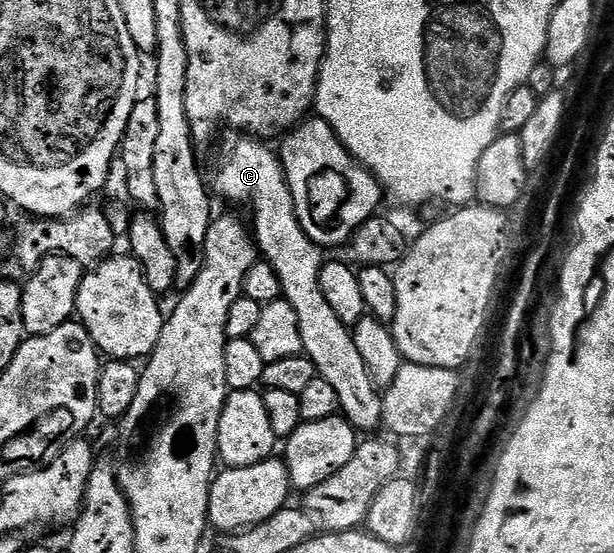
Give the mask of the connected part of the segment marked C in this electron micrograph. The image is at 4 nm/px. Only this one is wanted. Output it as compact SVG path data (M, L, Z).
M235 132L223 142L223 155L219 158L219 171L213 178L213 186L223 198L228 198L231 202L248 202L251 210L255 213L253 221L253 237L262 261L268 262L277 272L277 280L281 280L283 298L297 312L297 324L301 328L301 340L303 341L303 353L313 360L316 375L325 380L329 380L333 392L337 392L337 400L341 407L342 417L346 418L356 431L380 429L383 426L383 394L378 386L373 384L369 372L365 368L365 360L361 360L361 352L357 352L355 335L341 320L337 320L337 312L333 312L333 307L321 292L321 272L325 265L324 251L316 242L309 240L305 228L295 215L295 205L291 189L287 183L287 177L283 171L283 164L278 153L270 150L266 141L254 136L244 136L242 133Z

